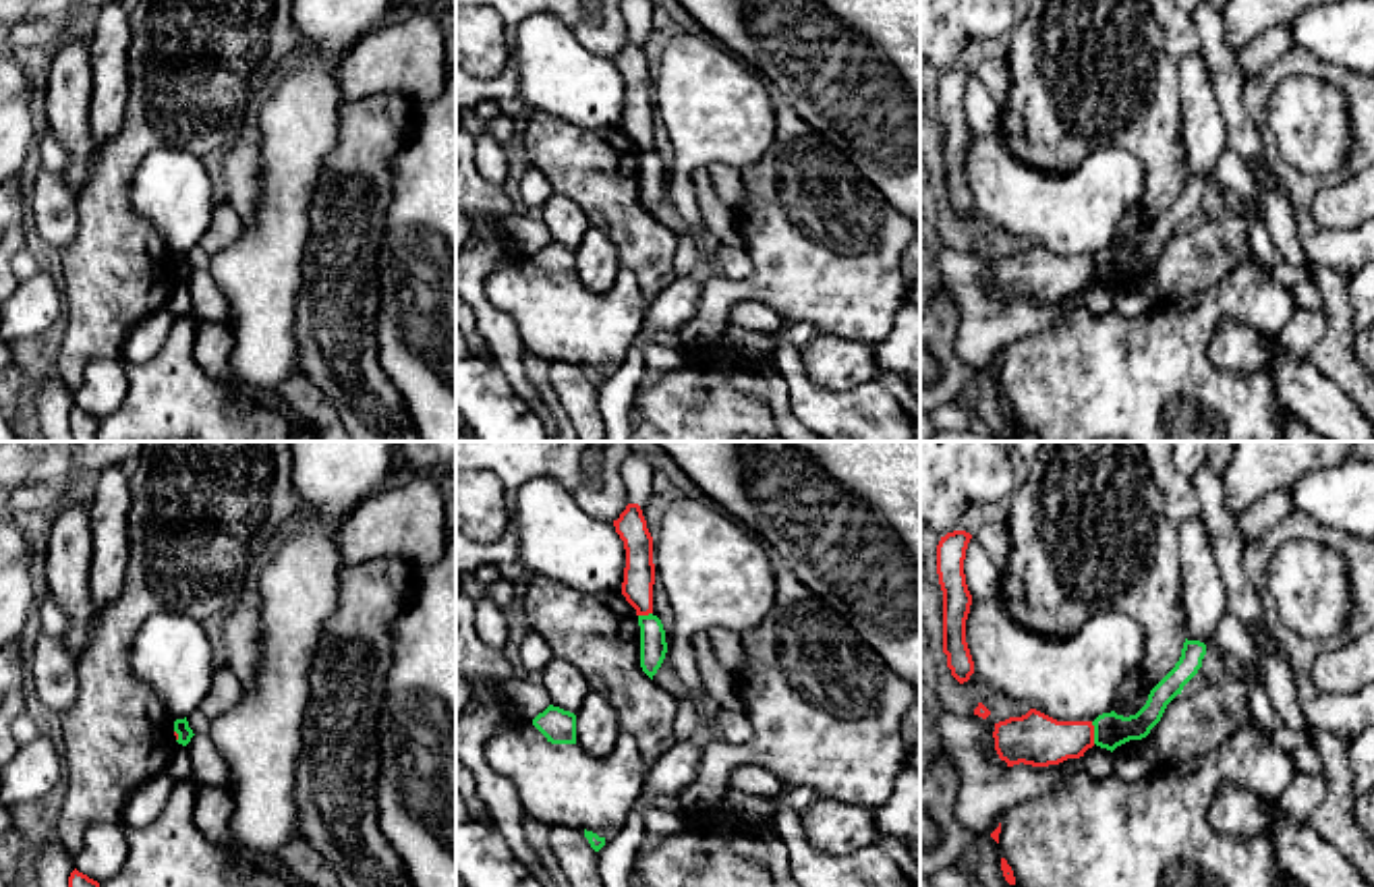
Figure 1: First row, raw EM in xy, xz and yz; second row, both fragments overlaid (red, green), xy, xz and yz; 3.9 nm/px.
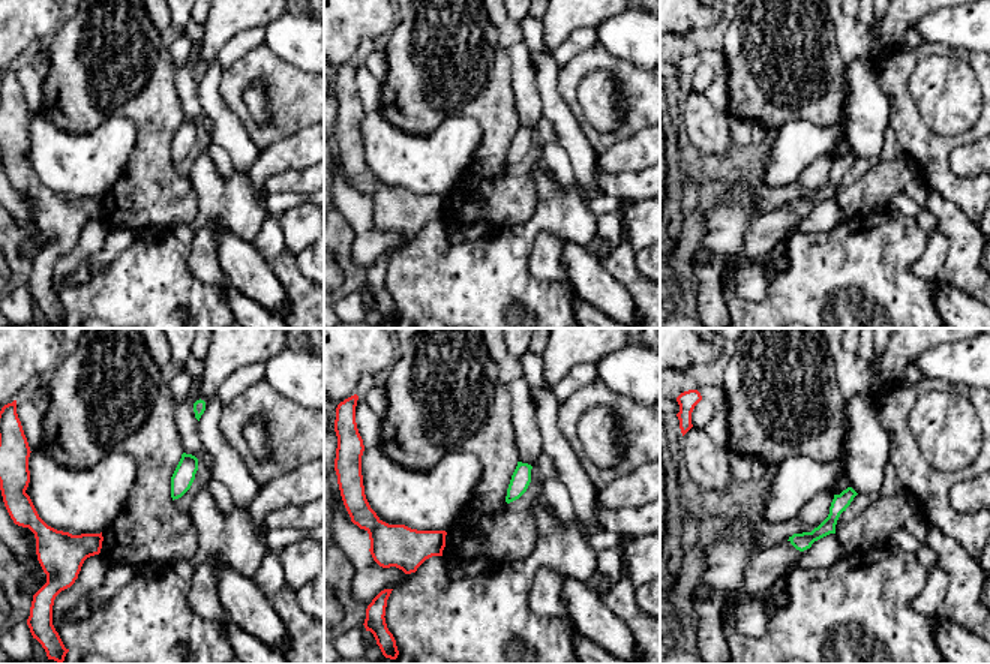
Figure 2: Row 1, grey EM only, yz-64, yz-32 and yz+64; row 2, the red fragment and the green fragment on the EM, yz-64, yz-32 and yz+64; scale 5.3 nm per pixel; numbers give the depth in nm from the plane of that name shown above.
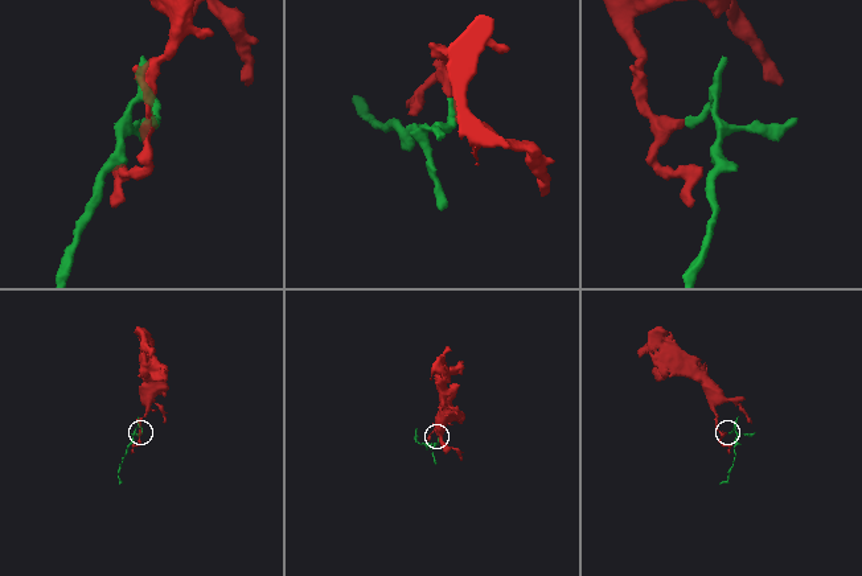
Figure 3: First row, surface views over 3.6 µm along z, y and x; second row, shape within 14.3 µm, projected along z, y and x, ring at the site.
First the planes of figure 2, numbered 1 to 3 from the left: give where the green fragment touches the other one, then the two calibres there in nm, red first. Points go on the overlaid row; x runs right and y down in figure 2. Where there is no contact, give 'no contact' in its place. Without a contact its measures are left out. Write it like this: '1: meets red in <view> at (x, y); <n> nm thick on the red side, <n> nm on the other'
1: no contact
2: no contact
3: no contact

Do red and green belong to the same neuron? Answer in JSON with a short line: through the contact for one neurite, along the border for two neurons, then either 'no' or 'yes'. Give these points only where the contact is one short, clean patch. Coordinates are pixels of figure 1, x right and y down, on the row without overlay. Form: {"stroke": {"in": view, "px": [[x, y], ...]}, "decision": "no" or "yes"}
{"stroke": {"in": "yz", "px": [[1091, 258], [1095, 278]]}, "decision": "no"}

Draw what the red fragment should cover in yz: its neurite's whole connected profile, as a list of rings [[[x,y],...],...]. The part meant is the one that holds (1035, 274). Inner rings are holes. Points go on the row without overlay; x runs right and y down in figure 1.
[[[1036,245],[995,259],[995,286],[1007,303],[1049,303],[1080,294],[1094,282],[1092,257],[1057,257]]]

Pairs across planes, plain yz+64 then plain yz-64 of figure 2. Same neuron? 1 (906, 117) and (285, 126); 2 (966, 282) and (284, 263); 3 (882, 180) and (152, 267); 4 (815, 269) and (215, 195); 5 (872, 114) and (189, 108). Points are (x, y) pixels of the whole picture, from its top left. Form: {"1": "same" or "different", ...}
{"1": "same", "2": "same", "3": "different", "4": "same", "5": "same"}

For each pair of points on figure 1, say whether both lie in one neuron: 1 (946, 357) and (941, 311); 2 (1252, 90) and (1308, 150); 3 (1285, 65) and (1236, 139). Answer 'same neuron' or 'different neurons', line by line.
1: same neuron
2: different neurons
3: different neurons

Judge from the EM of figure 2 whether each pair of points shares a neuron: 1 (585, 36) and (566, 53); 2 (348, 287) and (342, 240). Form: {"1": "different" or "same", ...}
{"1": "same", "2": "same"}

